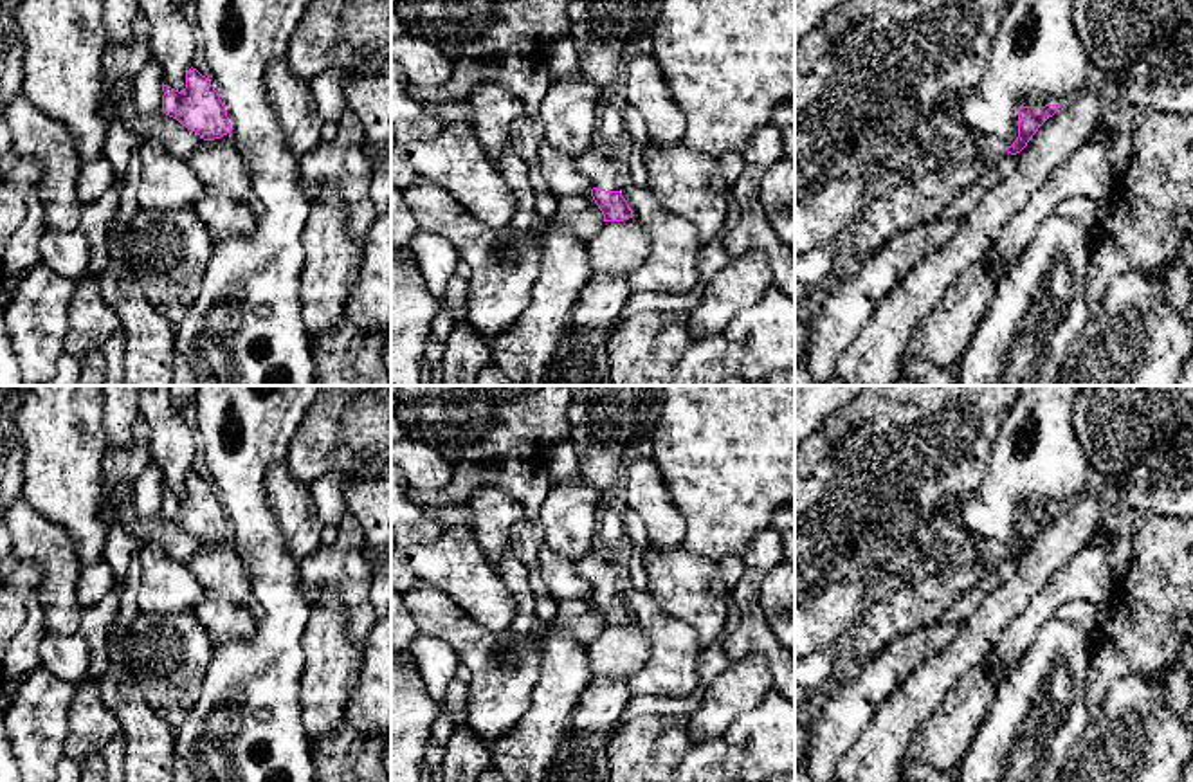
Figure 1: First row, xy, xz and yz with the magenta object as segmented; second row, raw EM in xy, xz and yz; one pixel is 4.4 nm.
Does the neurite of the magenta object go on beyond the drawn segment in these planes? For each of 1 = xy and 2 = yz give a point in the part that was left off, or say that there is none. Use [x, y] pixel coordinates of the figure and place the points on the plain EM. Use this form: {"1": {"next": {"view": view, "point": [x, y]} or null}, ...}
{"1": {"next": null}, "2": {"next": null}}

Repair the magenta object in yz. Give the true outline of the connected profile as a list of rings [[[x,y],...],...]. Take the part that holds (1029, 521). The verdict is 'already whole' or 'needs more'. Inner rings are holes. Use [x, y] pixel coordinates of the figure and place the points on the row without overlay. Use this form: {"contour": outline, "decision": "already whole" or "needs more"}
{"contour": [[[1045,508],[1045,510],[1022,510],[1018,514],[1018,541],[1016,544],[1006,553],[1011,559],[1020,557],[1038,532],[1058,515],[1060,508]]], "decision": "already whole"}

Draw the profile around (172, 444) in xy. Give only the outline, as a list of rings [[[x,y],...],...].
[[[141,386],[139,411],[150,427],[150,459],[160,470],[162,486],[182,496],[198,450],[196,432],[173,407],[168,386]]]

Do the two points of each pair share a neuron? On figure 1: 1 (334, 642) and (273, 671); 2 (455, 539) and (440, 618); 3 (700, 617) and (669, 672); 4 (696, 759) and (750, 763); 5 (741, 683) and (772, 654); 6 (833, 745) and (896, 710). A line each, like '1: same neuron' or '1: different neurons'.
1: different neurons
2: different neurons
3: different neurons
4: different neurons
5: different neurons
6: different neurons

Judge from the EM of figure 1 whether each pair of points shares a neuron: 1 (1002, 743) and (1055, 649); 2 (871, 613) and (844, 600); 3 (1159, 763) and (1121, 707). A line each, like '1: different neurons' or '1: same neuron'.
1: same neuron
2: different neurons
3: same neuron

